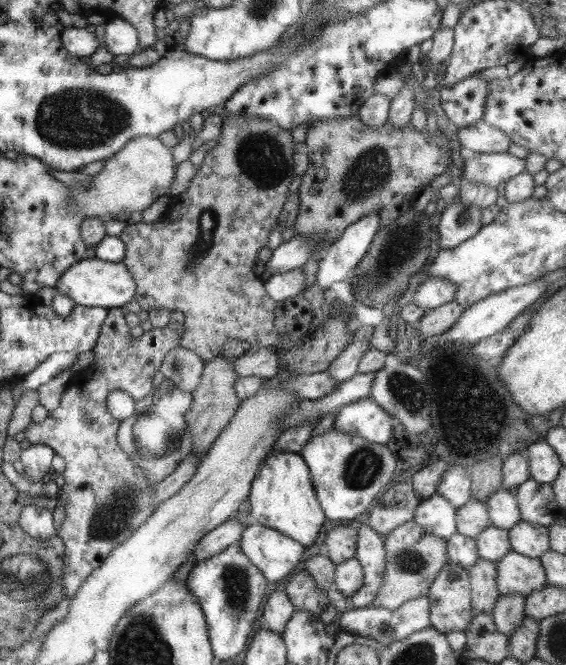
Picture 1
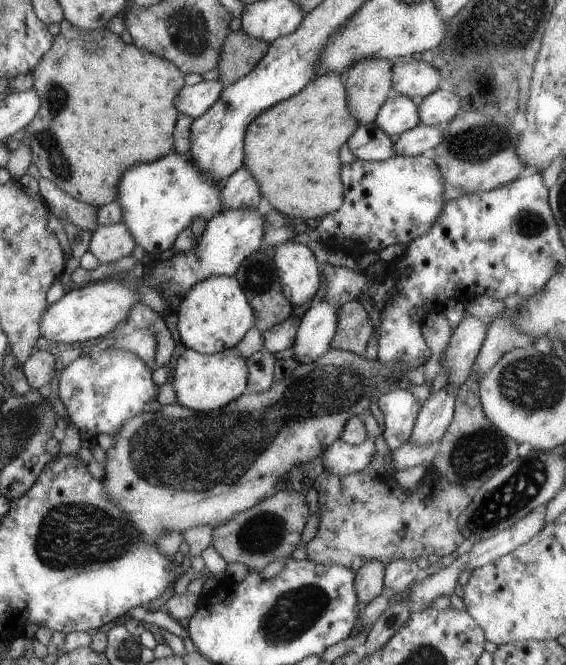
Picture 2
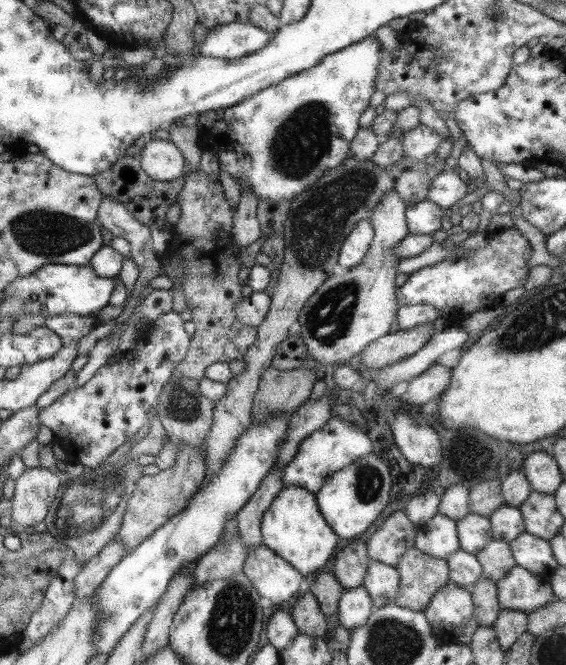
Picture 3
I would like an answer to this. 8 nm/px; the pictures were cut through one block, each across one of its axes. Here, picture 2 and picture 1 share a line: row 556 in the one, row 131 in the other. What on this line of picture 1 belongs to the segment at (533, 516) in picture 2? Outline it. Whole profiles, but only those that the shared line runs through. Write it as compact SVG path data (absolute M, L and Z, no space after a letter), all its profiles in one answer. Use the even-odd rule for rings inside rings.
M483 120L475 122L469 128L459 128L457 142L461 144L465 154L501 154L507 152L507 148L513 144L509 136L505 136L497 128L491 128Z

